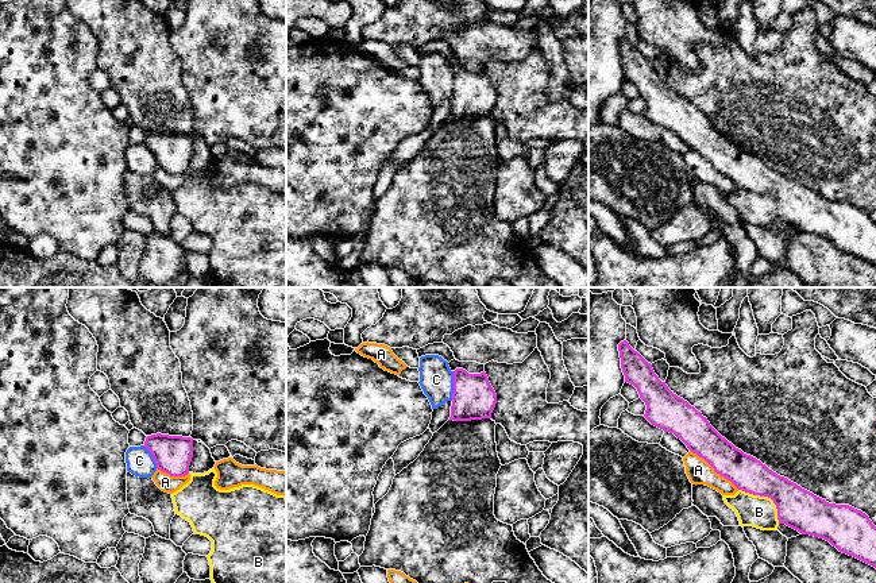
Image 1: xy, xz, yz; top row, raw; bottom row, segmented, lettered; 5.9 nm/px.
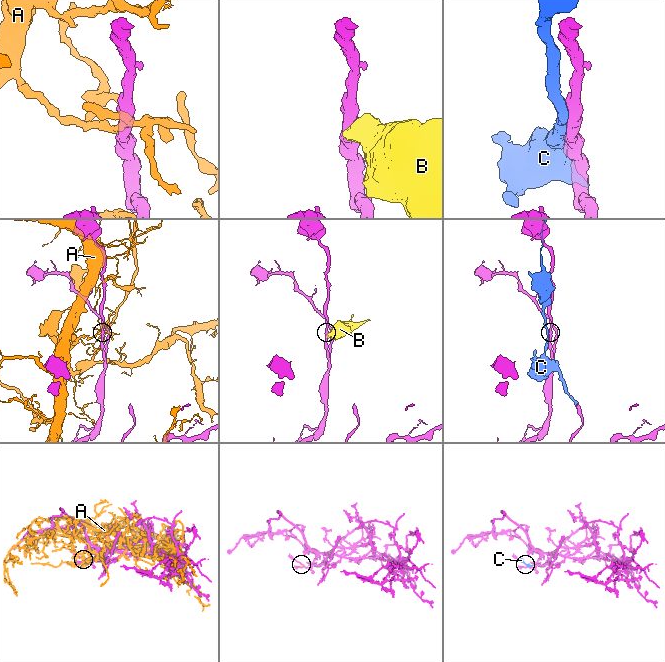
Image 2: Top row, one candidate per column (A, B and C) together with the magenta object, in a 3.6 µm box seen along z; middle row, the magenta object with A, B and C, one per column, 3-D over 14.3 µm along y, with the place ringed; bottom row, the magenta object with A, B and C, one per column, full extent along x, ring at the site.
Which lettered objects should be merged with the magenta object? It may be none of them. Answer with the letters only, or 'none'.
C

